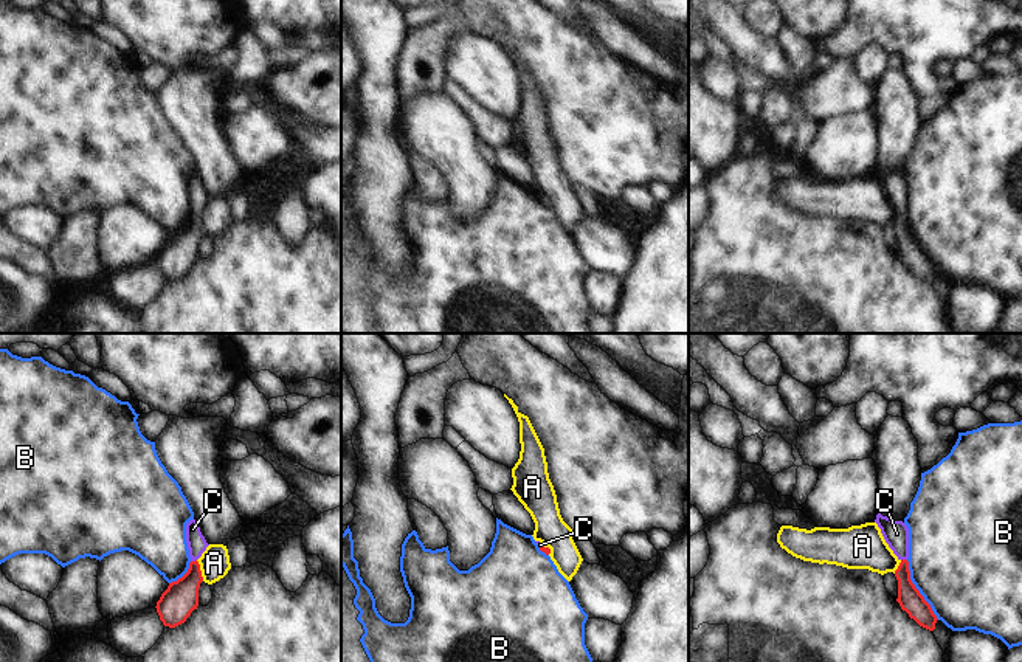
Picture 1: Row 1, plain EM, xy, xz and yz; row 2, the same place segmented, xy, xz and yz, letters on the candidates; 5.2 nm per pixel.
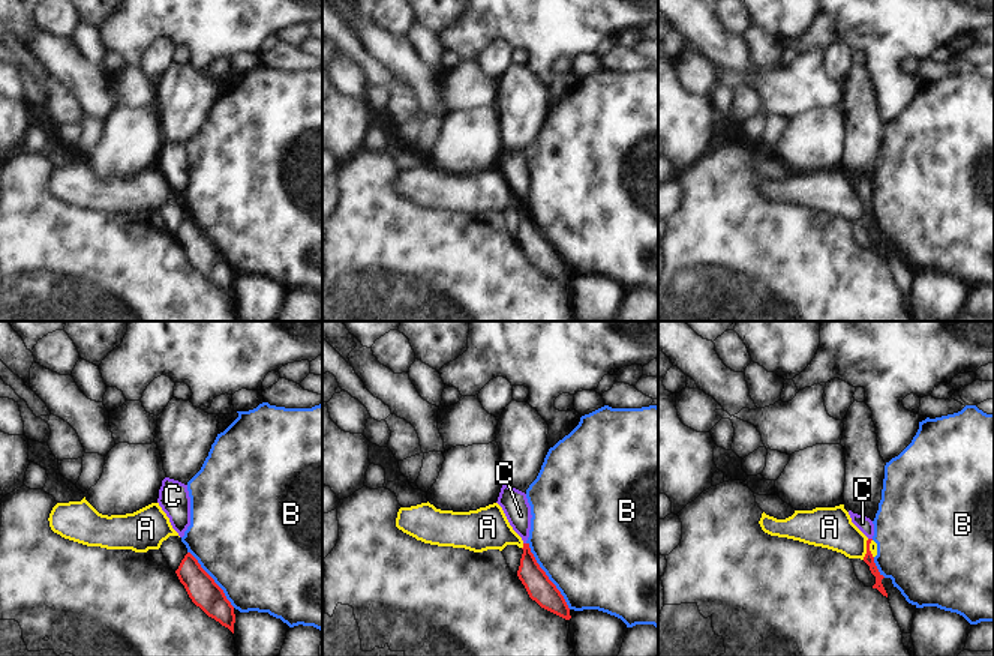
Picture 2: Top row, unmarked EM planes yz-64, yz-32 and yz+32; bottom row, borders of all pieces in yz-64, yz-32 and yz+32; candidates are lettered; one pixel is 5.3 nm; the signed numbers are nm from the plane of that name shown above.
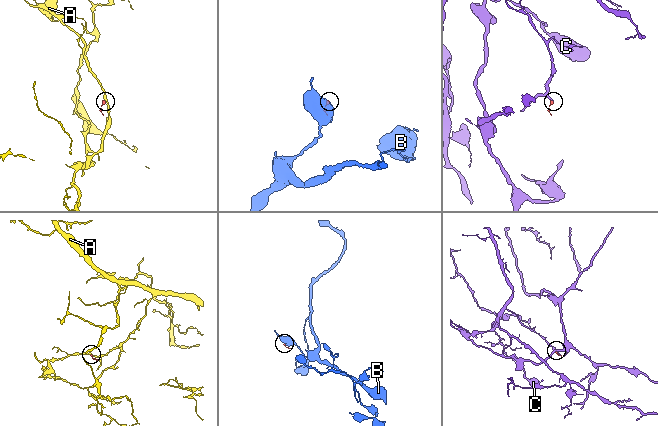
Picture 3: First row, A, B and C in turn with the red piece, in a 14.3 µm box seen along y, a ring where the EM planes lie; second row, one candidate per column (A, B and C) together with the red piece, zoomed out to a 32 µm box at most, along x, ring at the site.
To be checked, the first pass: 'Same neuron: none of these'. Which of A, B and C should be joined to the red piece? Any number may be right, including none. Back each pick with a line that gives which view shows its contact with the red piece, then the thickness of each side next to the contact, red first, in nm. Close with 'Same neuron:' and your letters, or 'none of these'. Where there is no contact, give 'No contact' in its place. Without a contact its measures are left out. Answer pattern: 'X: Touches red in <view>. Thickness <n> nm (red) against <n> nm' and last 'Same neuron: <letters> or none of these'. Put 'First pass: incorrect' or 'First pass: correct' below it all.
C: Touches red in xy. Thickness 180 nm (red) against 100 nm
Same neuron: C.
First pass: incorrect

